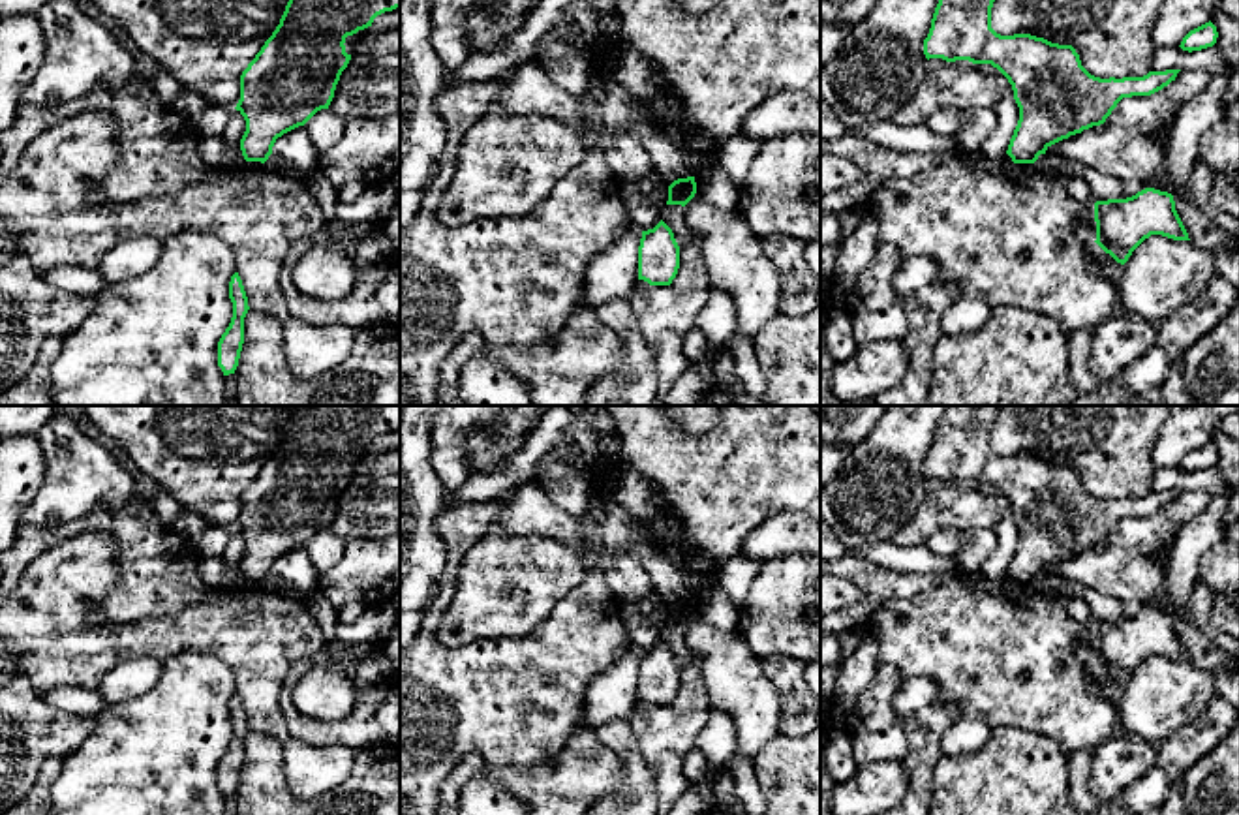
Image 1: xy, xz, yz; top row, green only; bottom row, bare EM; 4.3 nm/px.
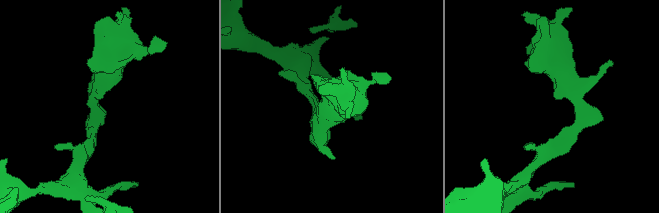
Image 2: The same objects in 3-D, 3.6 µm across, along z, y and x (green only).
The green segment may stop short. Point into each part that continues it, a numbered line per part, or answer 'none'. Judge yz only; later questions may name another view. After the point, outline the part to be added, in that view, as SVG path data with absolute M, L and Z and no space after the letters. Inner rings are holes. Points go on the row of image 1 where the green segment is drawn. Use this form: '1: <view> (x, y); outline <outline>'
none

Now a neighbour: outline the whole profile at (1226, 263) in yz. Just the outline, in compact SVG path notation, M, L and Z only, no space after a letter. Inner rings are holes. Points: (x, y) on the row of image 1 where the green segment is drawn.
M1228 250L1215 255L1216 272L1239 287L1239 250Z

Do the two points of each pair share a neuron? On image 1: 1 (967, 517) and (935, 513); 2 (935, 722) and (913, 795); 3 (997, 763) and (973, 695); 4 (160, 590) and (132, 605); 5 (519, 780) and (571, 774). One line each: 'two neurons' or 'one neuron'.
1: one neuron
2: one neuron
3: two neurons
4: one neuron
5: one neuron

